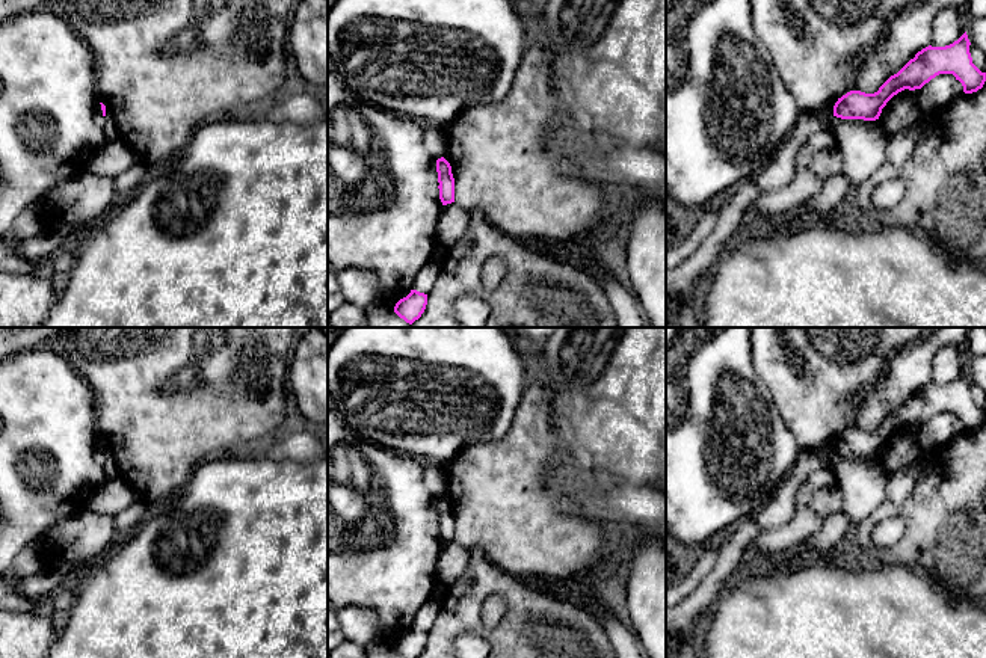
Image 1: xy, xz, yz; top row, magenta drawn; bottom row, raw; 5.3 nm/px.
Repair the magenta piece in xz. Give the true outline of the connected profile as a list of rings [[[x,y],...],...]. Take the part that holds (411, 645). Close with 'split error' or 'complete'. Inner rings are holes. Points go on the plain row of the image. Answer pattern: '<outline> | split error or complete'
[[[411,628],[411,631],[400,637],[396,644],[394,650],[403,658],[418,658],[424,650],[427,643],[427,632],[420,631],[417,628]]] | complete

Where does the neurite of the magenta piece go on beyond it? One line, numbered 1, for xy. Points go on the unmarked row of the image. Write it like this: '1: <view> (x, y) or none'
1: none

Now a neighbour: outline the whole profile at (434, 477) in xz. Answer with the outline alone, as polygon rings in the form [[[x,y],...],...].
[[[430,462],[424,463],[424,481],[436,497],[444,495],[445,477],[441,465]]]

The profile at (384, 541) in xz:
[[[328,397],[328,607],[334,611],[340,608],[367,608],[374,613],[388,640],[397,641],[406,635],[412,628],[414,616],[433,598],[433,590],[438,586],[436,561],[442,540],[439,537],[436,498],[424,481],[424,462],[359,439],[341,423]]]

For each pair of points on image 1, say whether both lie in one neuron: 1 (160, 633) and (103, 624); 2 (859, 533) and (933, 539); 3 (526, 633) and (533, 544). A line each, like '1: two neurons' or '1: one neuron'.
1: one neuron
2: one neuron
3: two neurons

